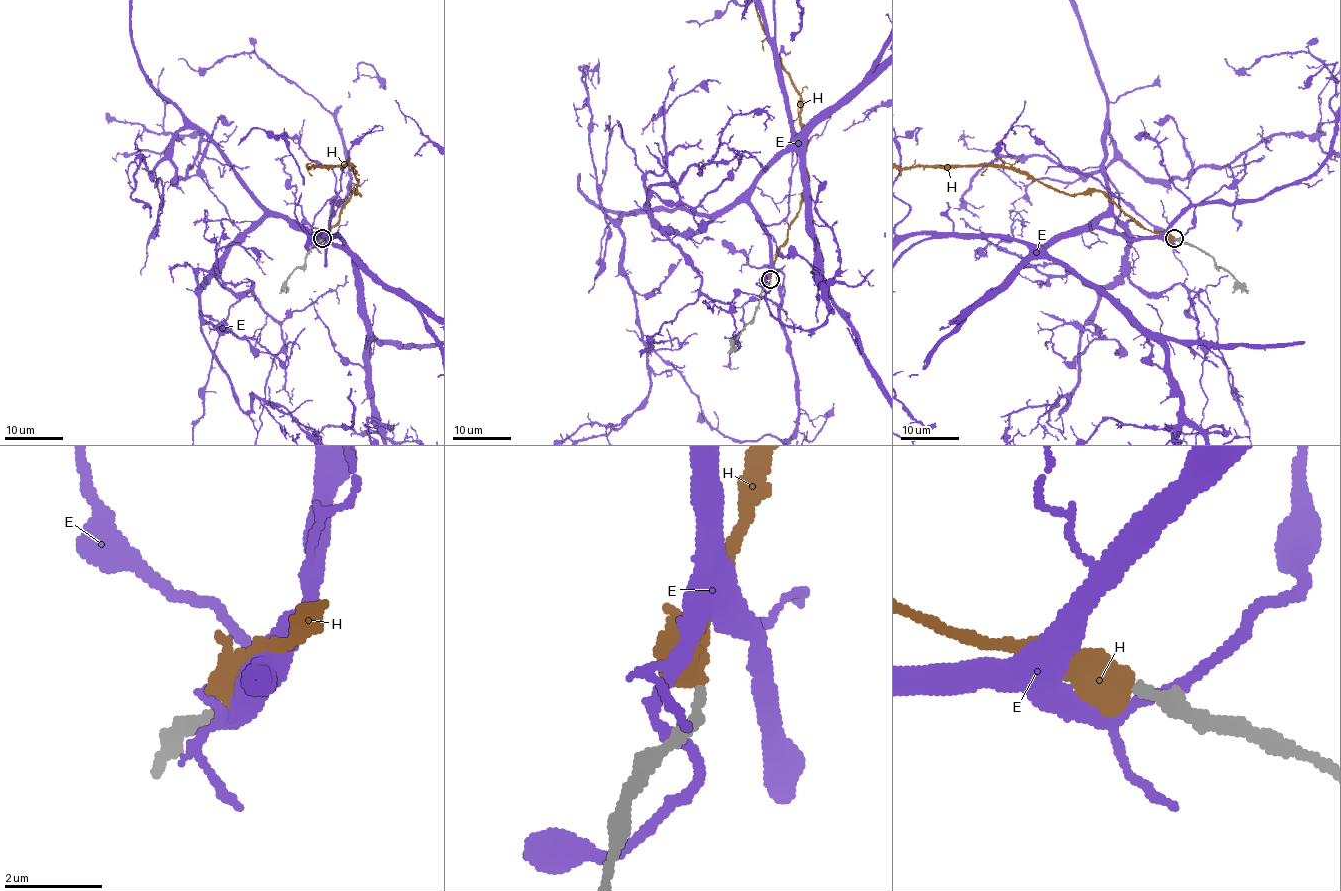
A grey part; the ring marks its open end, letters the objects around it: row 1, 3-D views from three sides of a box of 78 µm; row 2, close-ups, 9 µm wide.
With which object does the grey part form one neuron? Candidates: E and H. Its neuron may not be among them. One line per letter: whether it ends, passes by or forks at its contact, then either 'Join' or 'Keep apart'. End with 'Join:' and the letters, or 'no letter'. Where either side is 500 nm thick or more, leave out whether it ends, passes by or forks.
E: It passes by. Keep apart
H: Join
Join: H

